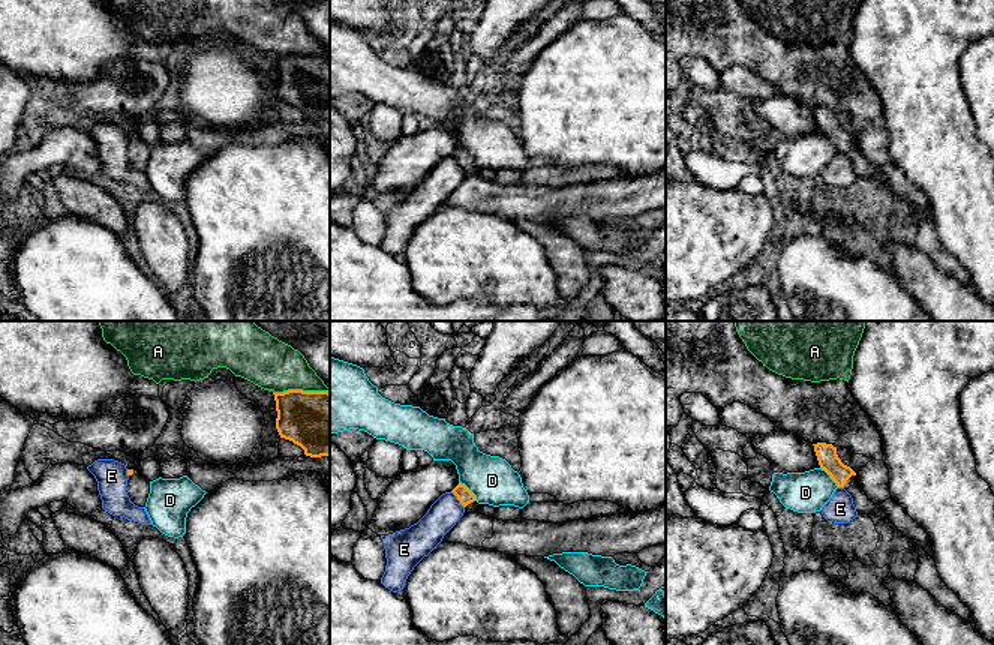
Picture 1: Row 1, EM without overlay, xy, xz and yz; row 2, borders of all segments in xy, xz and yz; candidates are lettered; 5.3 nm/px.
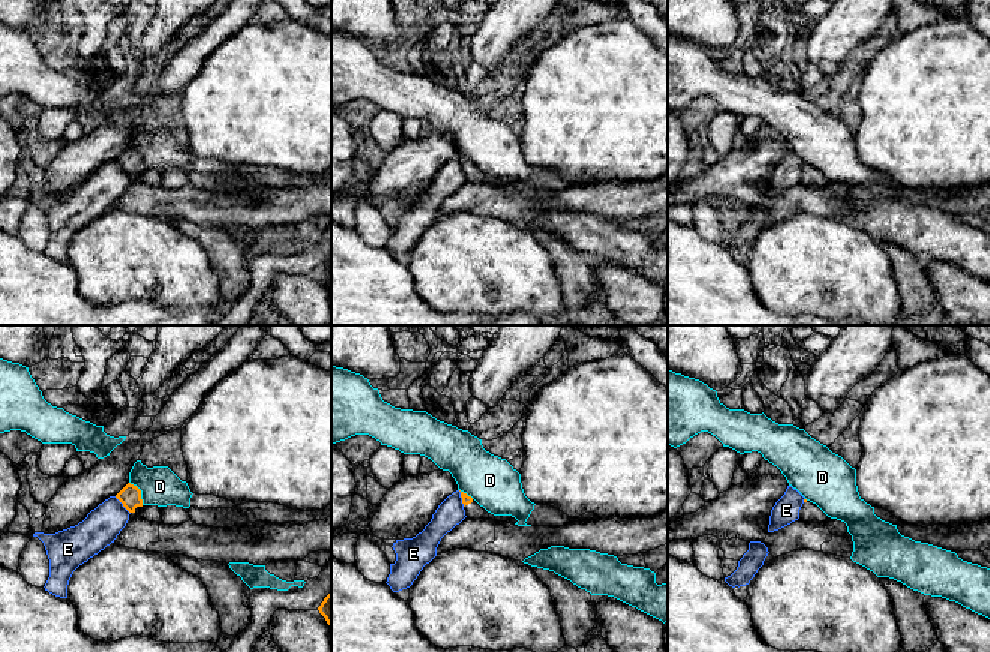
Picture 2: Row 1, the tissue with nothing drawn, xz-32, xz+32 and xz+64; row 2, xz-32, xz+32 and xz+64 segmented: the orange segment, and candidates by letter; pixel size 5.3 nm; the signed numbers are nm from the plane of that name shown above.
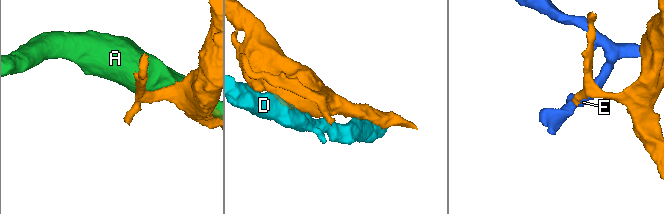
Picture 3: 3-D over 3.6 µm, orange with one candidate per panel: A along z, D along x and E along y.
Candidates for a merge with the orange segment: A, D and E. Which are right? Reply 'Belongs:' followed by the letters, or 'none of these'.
Belongs: none of these

